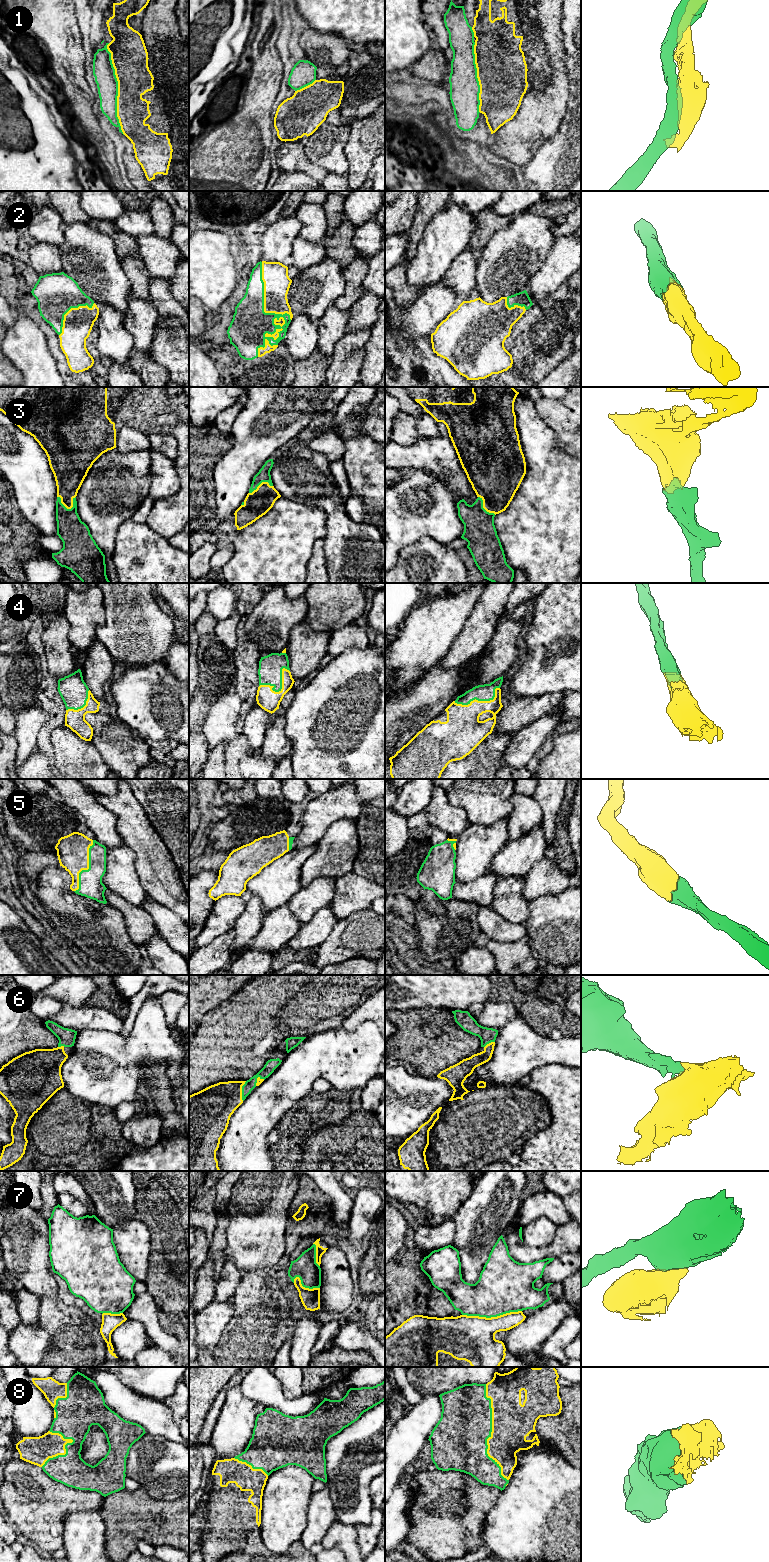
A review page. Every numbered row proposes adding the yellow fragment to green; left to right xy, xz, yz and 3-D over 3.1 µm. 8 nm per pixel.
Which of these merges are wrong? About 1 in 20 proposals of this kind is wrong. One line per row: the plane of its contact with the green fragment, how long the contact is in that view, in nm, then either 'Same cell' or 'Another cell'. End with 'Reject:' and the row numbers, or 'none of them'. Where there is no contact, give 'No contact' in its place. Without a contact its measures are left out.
1: Touches green in xy. Shared border 750 nm. Another cell
2: Touches green in xz. Shared border 750 nm. Same cell
3: Touches green in xy. Shared border 160 nm. Same cell
4: Touches green in xz. Shared border 280 nm. Same cell
5: Touches green in xy. Shared border 440 nm. Same cell
6: Touches green in xz. Shared border 160 nm. Same cell
7: Touches green in yz. Shared border 480 nm. Another cell
8: Touches green in yz. Shared border 800 nm. Same cell
Reject: 1, 7

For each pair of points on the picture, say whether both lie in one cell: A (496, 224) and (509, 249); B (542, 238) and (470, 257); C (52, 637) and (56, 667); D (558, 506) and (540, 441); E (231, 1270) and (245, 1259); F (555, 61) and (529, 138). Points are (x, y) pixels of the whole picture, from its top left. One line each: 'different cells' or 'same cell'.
A: different cells
B: different cells
C: same cell
D: same cell
E: different cells
F: same cell

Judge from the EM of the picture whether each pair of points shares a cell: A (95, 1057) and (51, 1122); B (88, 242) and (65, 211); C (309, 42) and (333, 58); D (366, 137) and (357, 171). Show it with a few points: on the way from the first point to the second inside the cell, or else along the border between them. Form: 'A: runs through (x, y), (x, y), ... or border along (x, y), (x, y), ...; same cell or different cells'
A: border along (63, 1087), (74, 1096), (91, 1104); different cells
B: border along (64, 222), (84, 222), (94, 226); different cells
C: runs through (315, 44), (327, 52); same cell
D: runs through (364, 145), (360, 150), (360, 163); same cell

